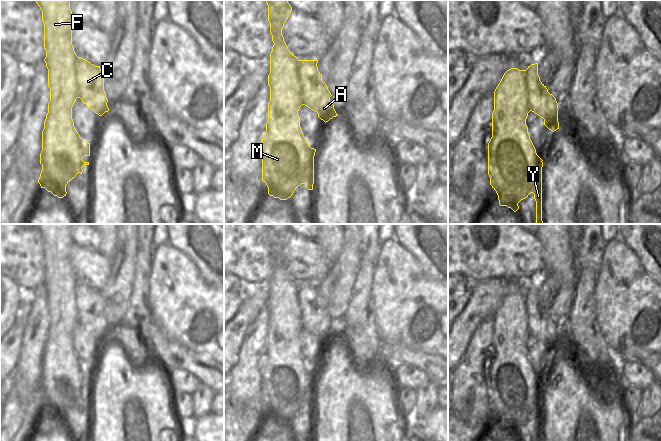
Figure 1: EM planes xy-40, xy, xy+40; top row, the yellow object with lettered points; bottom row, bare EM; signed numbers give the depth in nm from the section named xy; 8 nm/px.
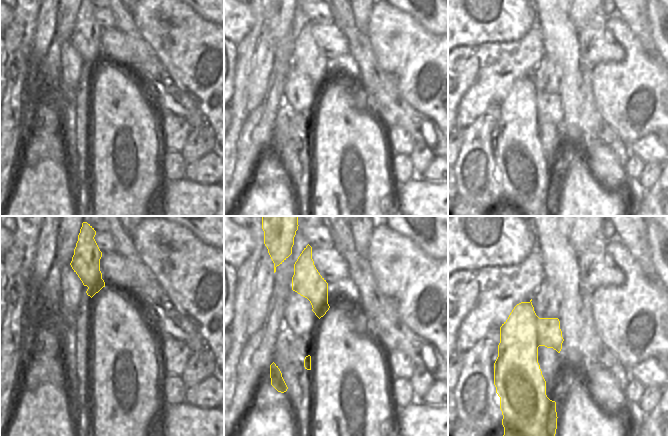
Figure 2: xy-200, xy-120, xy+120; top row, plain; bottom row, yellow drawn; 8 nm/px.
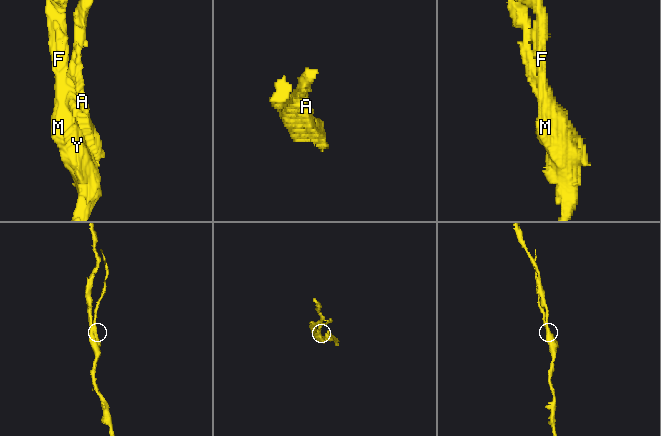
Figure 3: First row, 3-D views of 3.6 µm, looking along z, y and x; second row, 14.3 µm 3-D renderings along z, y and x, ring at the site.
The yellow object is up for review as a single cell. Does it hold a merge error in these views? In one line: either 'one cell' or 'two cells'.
two cells

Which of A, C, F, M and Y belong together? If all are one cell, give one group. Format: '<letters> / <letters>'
A F M Y / C

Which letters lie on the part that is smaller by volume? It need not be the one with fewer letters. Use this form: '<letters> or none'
C

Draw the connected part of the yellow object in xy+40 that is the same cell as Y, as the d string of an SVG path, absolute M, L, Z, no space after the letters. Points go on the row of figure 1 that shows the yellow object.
M507 70L494 91L494 111L492 113L492 137L488 143L488 175L490 185L498 195L499 205L507 206L514 212L518 203L534 194L536 201L536 224L542 221L542 167L543 160L537 155L530 139L526 119L530 111L544 119L544 125L552 132L559 129L558 103L549 92L542 95L533 90L528 95L526 70Z

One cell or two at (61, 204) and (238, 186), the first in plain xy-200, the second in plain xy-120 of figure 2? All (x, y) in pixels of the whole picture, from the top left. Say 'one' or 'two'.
two

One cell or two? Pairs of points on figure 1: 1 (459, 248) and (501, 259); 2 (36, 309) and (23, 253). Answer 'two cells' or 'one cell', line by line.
1: one cell
2: two cells

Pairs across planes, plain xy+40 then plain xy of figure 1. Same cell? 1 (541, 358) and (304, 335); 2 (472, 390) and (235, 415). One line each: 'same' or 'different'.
1: same
2: different

